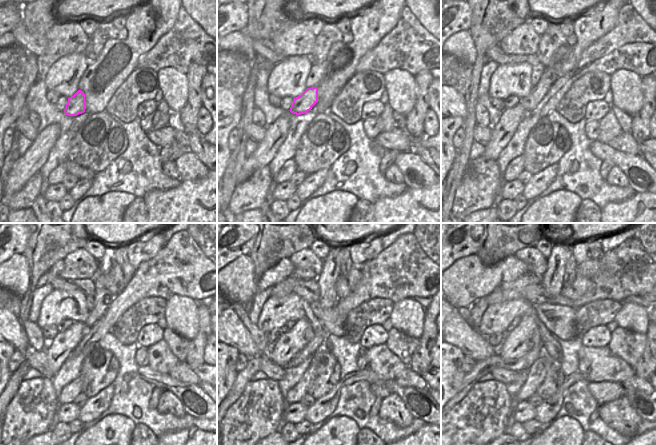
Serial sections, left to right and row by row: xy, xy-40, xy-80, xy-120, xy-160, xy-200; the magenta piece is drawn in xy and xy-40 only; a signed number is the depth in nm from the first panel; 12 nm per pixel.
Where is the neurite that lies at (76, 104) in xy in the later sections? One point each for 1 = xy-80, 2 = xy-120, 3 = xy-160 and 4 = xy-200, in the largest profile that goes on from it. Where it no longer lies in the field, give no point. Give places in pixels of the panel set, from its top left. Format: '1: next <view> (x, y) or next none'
1: next xy-80 (548, 77)
2: next xy-120 (103, 297)
3: next xy-160 (330, 274)
4: next xy-200 (552, 279)

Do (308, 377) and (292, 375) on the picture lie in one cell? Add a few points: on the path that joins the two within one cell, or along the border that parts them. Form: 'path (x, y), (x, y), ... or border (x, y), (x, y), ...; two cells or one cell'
border (311, 362), (303, 376), (287, 394); two cells

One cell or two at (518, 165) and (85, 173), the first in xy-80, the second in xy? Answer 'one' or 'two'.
two

